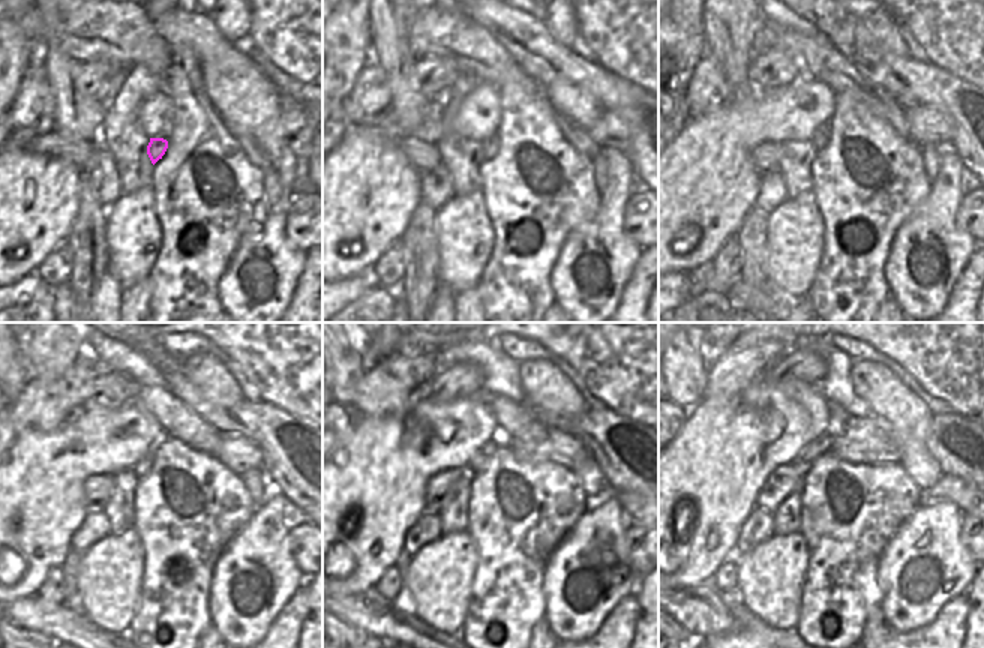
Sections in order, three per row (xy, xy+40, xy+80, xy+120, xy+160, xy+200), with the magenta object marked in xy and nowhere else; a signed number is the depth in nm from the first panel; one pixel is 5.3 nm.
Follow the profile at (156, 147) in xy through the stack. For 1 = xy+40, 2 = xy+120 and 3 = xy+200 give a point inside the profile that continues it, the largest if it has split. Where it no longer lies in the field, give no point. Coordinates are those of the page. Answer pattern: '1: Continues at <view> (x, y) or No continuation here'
1: Continues at xy+40 (489, 146)
2: Continues at xy+120 (143, 468)
3: Continues at xy+200 (819, 446).

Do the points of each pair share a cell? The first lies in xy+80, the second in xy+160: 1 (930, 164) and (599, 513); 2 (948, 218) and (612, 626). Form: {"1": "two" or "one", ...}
{"1": "two", "2": "two"}

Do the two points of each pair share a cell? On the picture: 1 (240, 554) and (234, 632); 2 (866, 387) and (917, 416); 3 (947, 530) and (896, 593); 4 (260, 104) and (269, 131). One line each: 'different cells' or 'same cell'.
1: same cell
2: same cell
3: same cell
4: same cell

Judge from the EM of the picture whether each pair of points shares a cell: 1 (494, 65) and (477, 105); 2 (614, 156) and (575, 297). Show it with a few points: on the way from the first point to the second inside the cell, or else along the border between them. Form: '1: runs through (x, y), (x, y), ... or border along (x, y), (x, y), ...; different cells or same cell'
1: border along (477, 80), (489, 83), (497, 90); different cells
2: runs through (617, 191), (611, 212), (581, 242), (572, 263); same cell

